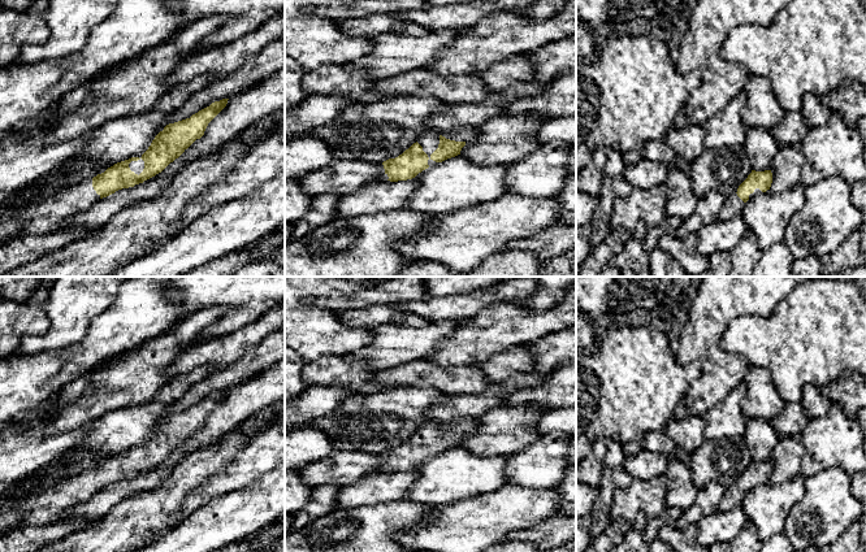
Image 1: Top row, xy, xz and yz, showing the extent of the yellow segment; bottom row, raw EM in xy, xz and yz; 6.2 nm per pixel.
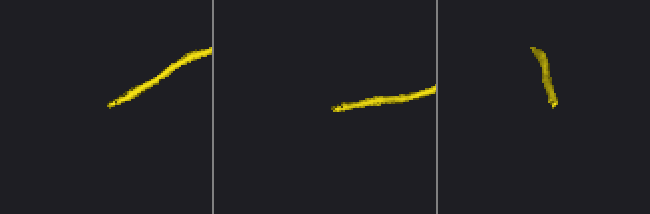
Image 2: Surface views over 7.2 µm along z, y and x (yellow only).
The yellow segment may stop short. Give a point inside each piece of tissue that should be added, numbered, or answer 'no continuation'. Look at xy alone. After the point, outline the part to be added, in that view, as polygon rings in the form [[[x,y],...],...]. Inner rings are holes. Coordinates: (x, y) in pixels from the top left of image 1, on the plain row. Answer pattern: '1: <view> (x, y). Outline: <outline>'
1: xy (137, 457). Outline: [[[137,445],[134,448],[138,448],[139,451],[138,452],[131,452],[129,455],[129,458],[130,458],[131,462],[134,462],[135,465],[139,466],[144,460],[144,452],[140,449],[142,445]]]
2: xy (40, 509). Outline: [[[87,469],[25,501],[3,495],[0,497],[0,536],[21,526],[44,526],[56,522],[65,509],[86,501],[99,490],[100,486],[92,478],[92,469]]]

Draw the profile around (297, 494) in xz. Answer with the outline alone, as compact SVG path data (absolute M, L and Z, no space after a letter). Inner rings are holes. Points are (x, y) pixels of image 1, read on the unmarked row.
M300 468L285 470L285 516L303 509L309 501L313 487L302 482Z

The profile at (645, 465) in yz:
M641 449L624 460L624 469L635 479L650 481L655 477L664 475L668 457L661 452Z

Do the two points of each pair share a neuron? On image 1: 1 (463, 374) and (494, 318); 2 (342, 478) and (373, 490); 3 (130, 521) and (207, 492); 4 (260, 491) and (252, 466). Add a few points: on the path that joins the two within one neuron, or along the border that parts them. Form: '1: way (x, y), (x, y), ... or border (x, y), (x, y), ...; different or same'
1: border (438, 363), (442, 365), (475, 366); different
2: border (379, 470), (342, 487); different
3: border (204, 479), (186, 496), (170, 520), (172, 526); different
4: border (271, 469), (250, 483), (228, 491); different

